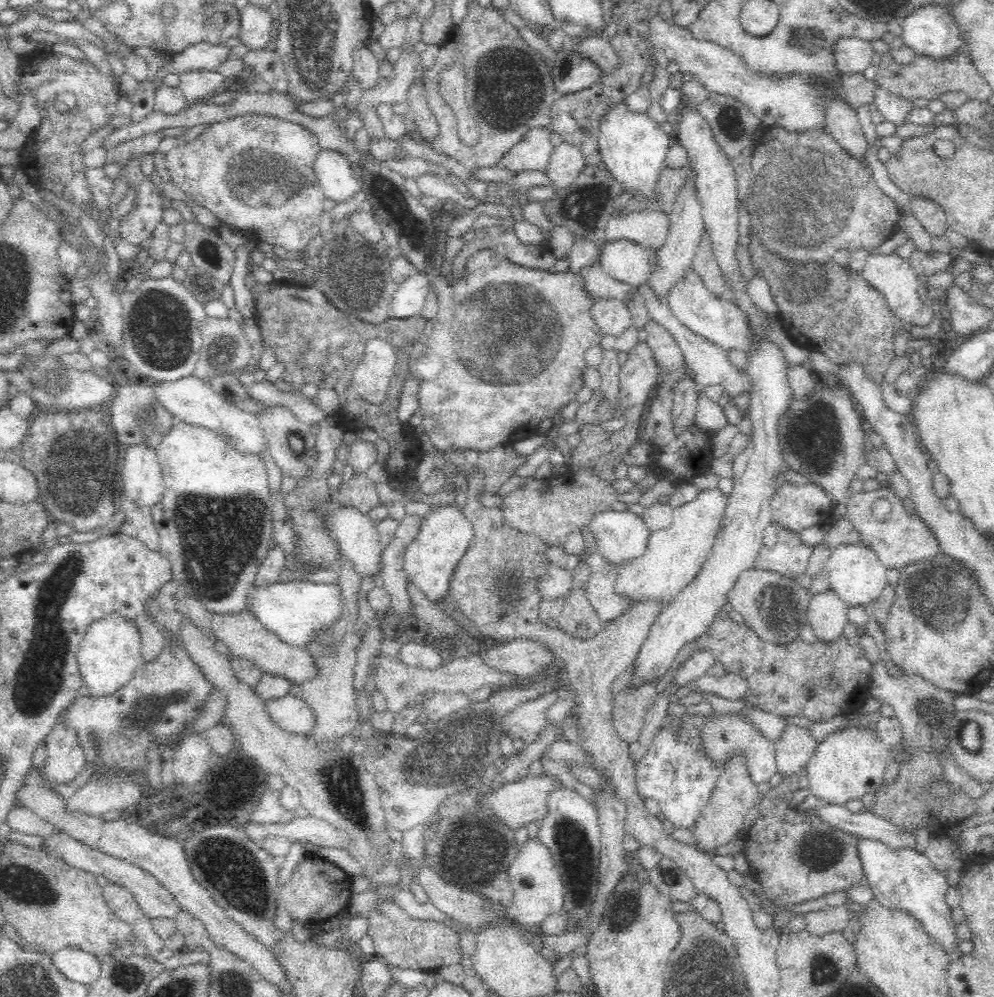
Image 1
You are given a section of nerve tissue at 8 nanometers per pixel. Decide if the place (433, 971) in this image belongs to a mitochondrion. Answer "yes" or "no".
no

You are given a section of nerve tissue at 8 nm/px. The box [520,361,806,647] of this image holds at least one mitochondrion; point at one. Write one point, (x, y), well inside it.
(778, 608)

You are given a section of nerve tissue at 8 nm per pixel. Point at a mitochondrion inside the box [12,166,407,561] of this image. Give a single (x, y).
(76, 461)

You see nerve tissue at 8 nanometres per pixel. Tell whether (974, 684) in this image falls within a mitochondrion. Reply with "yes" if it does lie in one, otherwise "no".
no

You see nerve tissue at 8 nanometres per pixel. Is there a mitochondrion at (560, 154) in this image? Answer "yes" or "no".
no

